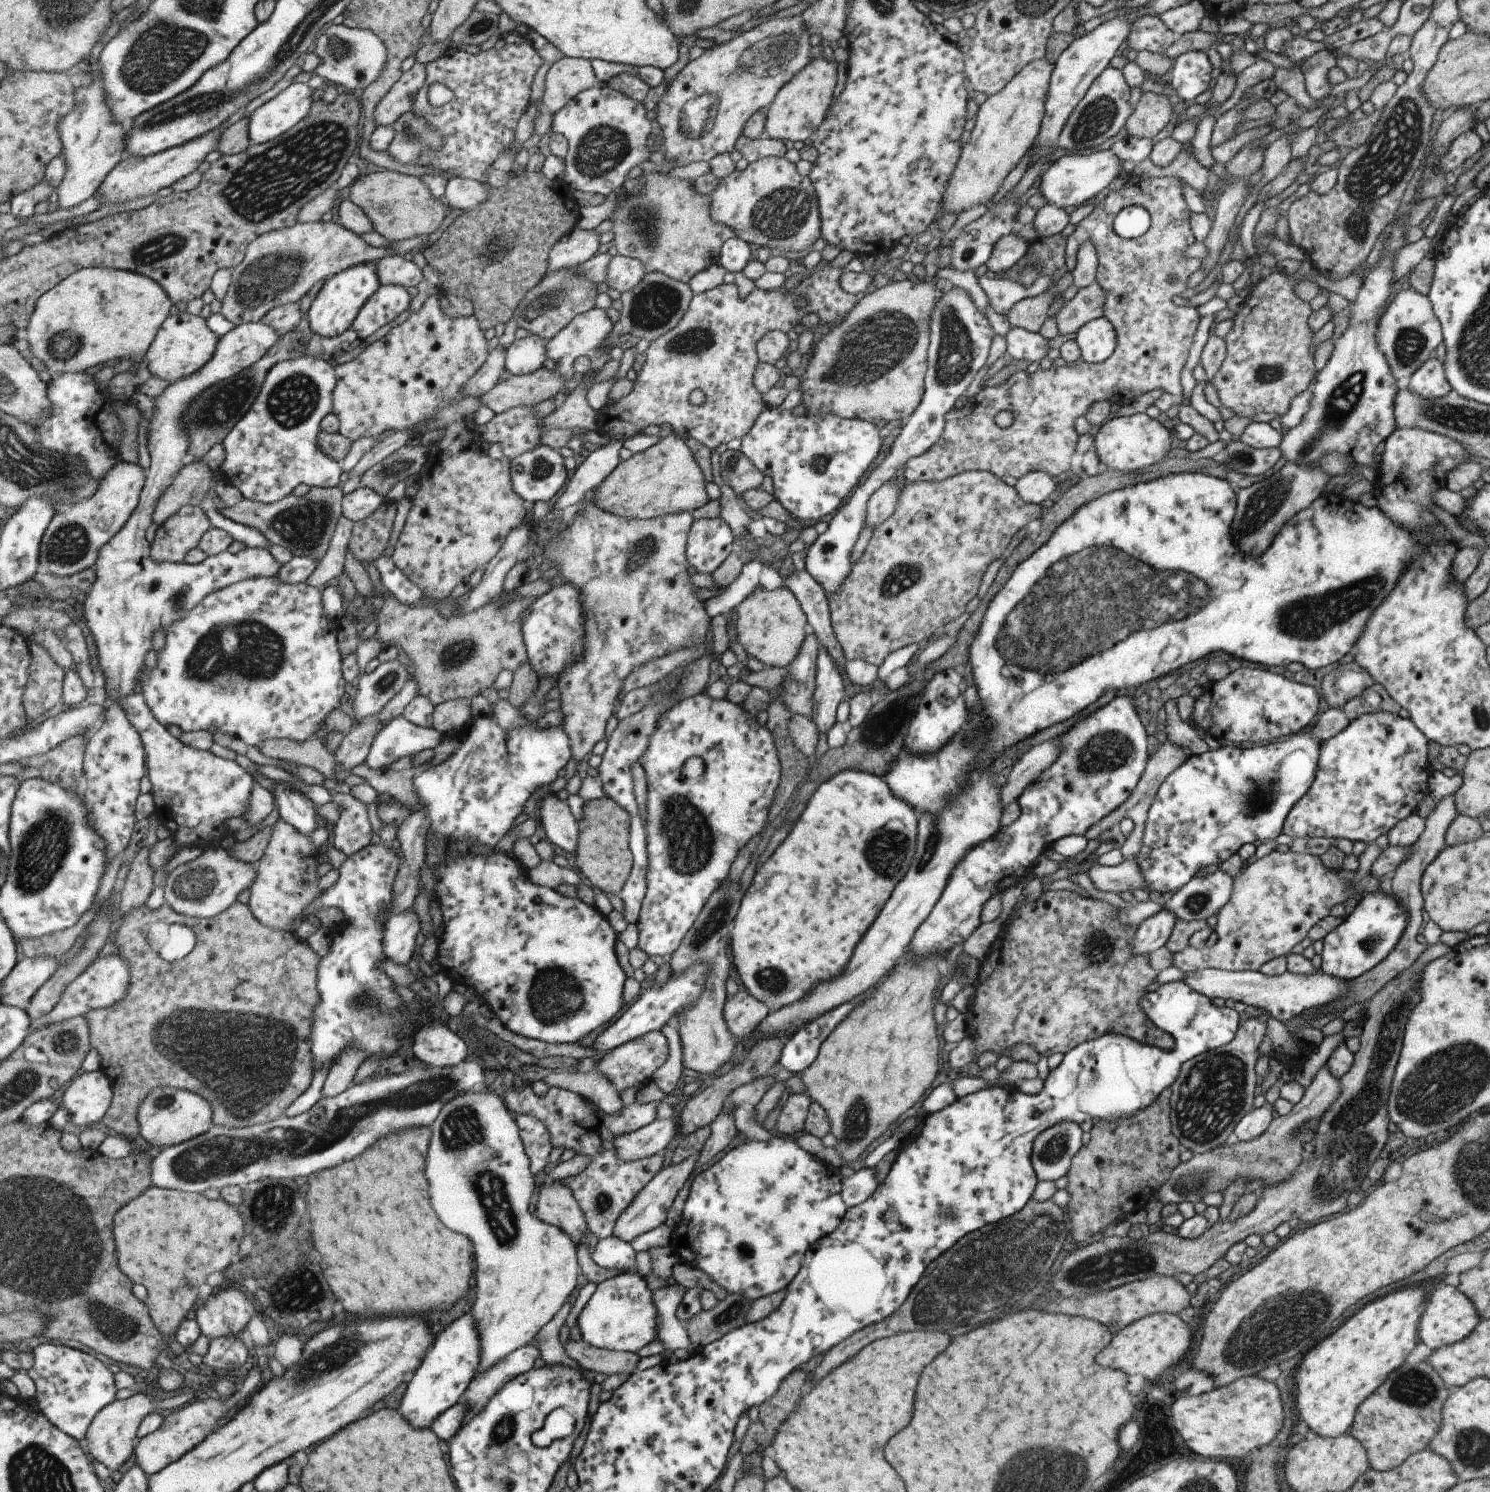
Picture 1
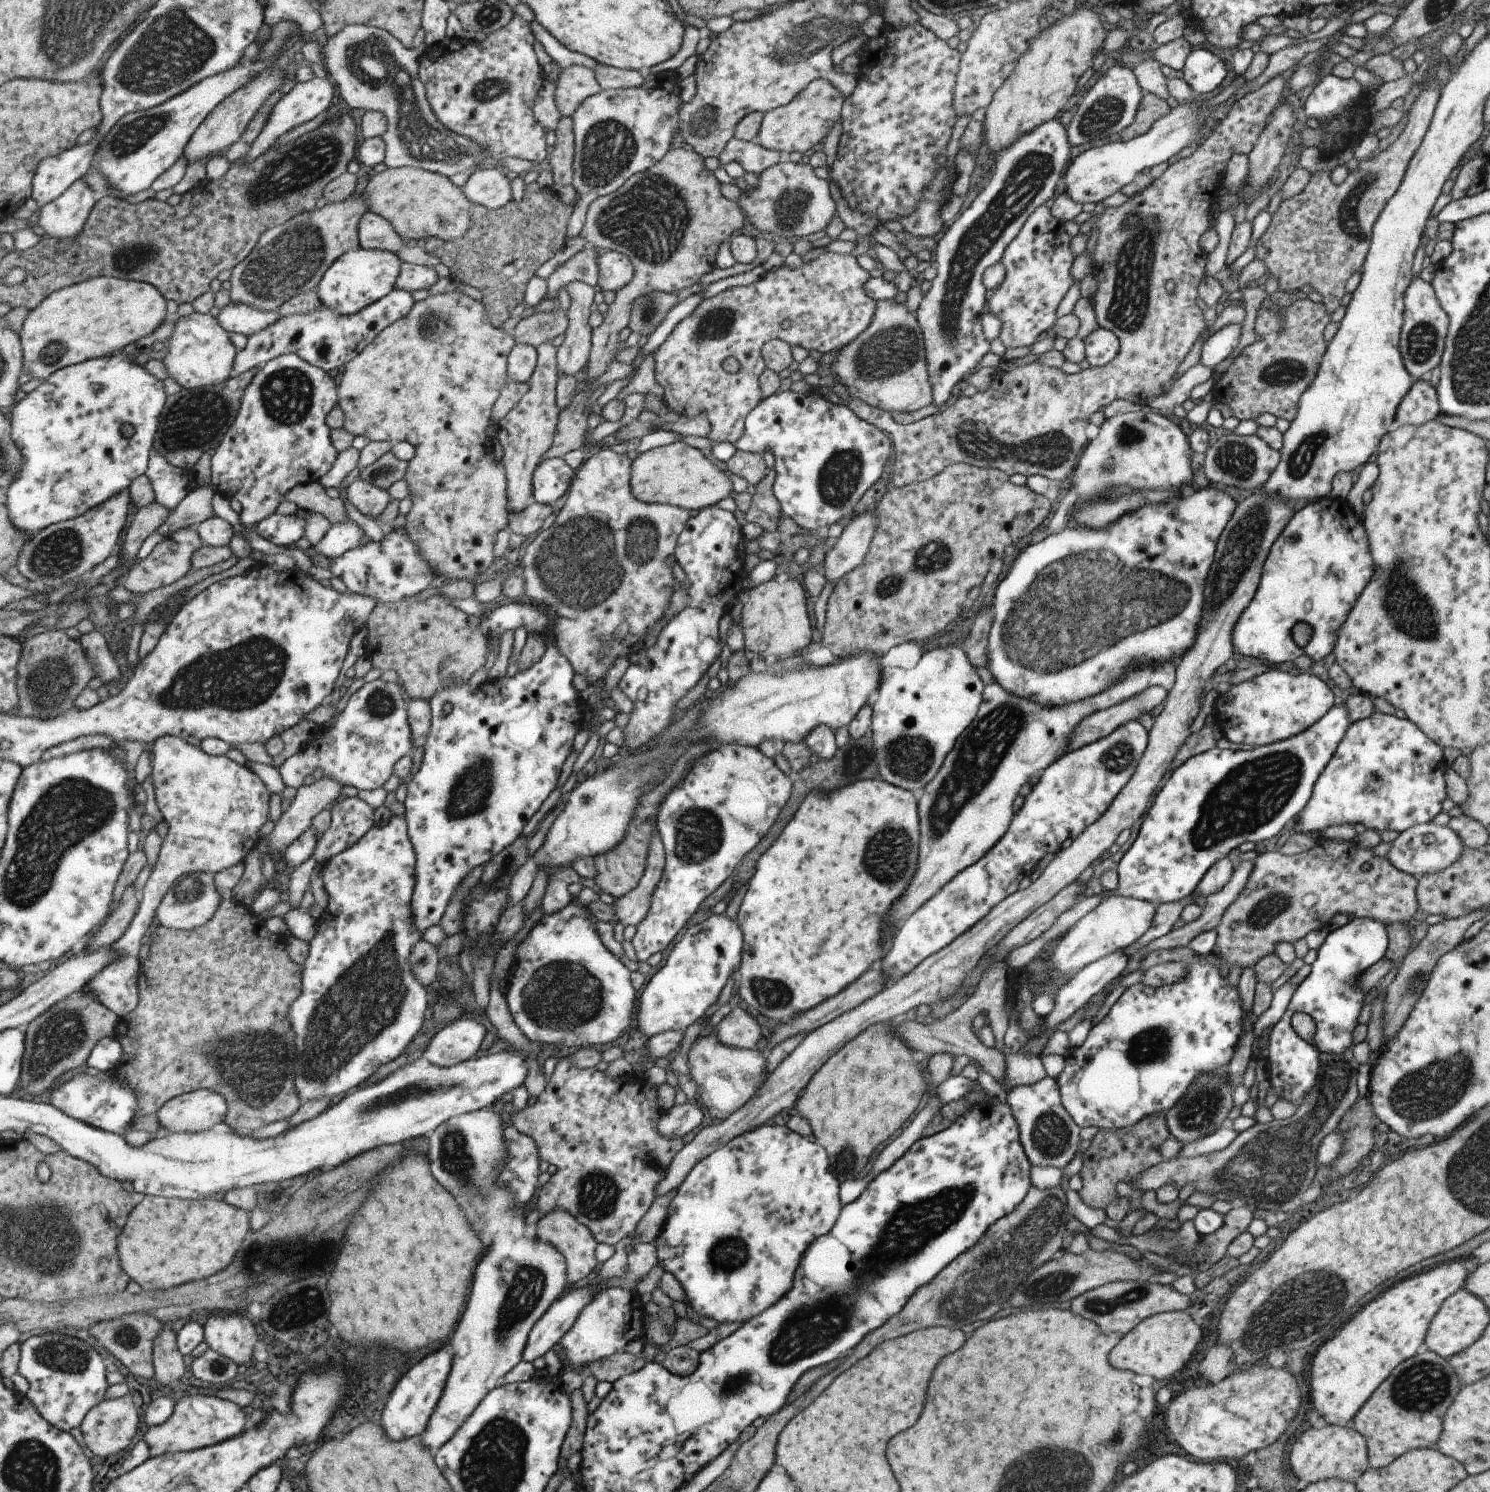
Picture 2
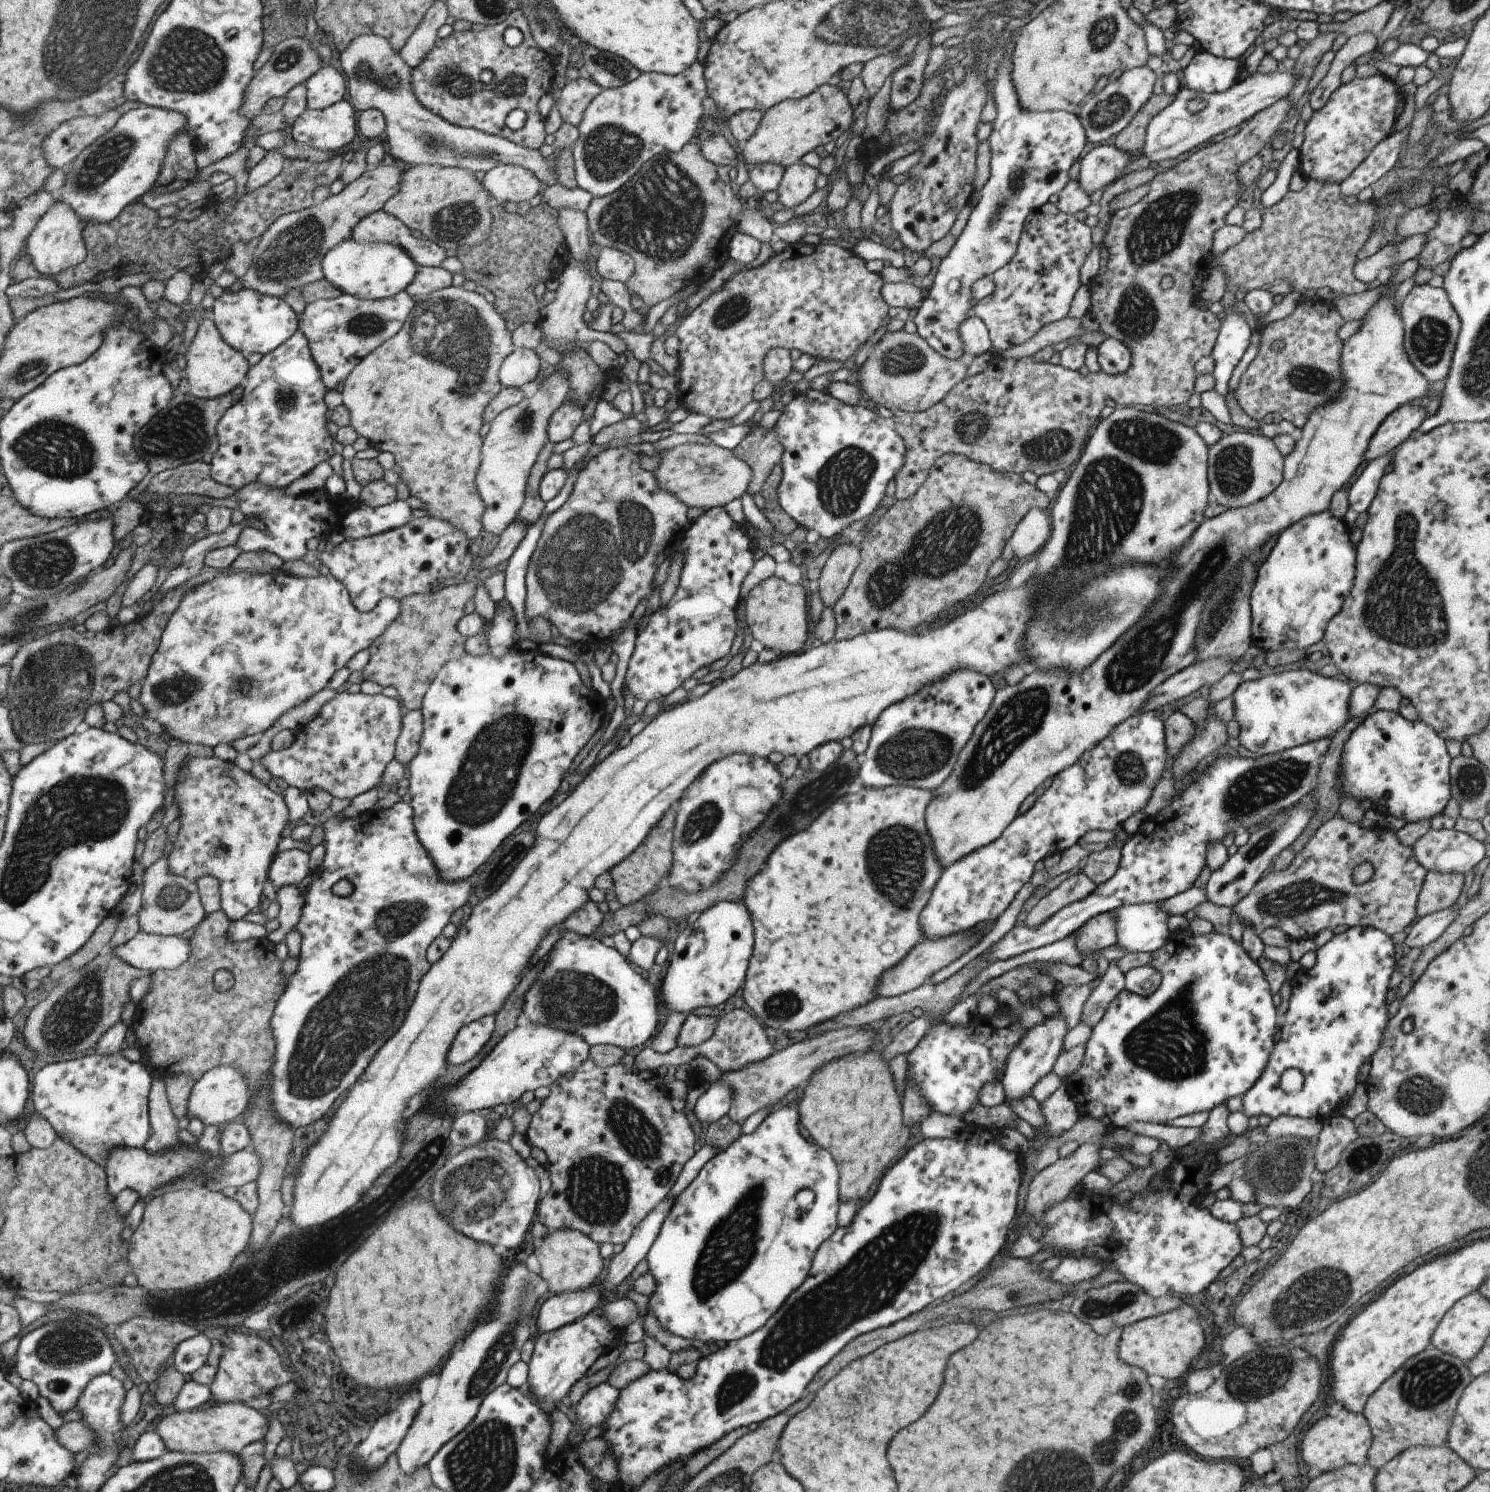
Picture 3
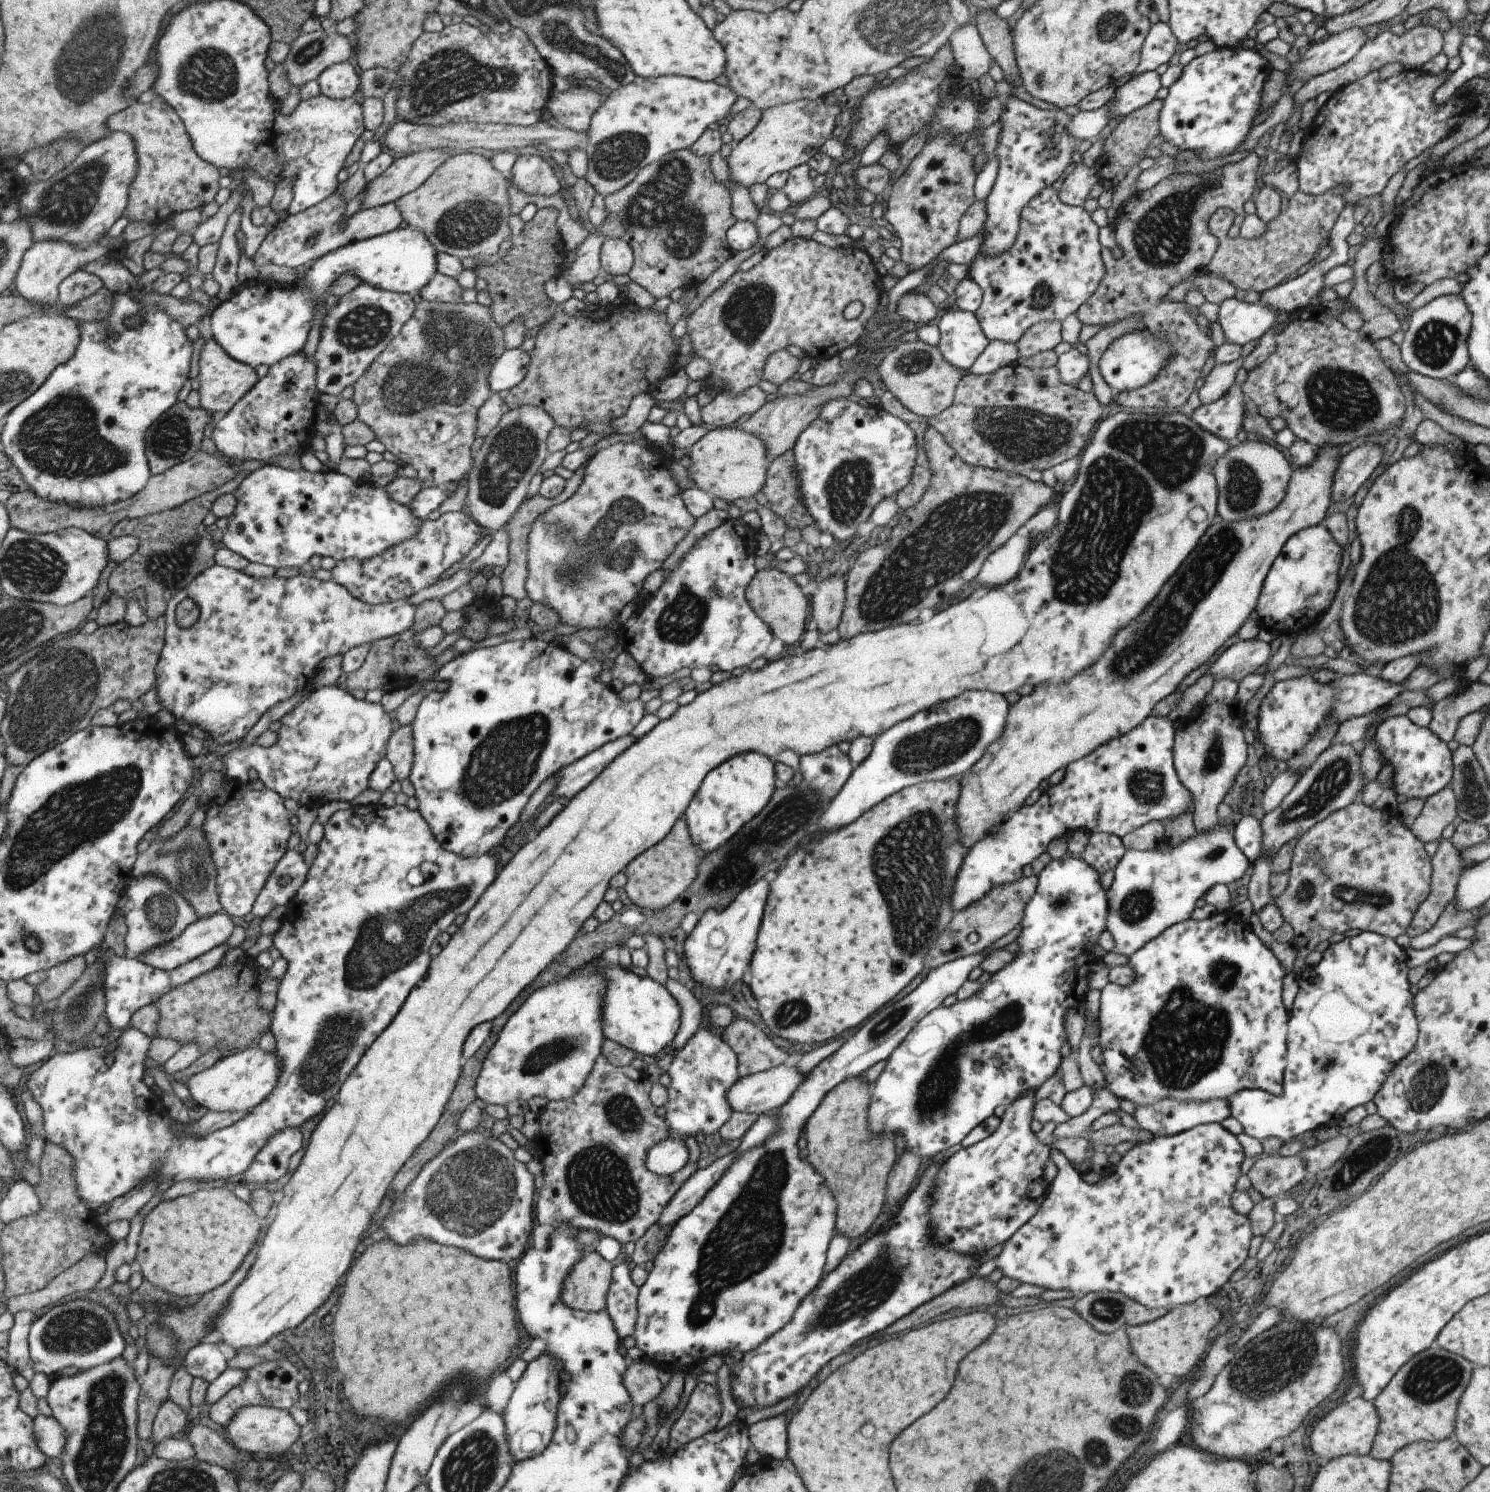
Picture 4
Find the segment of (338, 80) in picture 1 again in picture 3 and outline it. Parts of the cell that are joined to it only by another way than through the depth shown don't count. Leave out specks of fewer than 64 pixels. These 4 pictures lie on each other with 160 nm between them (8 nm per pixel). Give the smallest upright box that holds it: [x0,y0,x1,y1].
[338,33,557,186]

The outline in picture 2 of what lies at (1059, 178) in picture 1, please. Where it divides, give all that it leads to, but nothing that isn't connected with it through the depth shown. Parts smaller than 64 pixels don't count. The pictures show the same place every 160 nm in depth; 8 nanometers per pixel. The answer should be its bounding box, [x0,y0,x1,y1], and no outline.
[1062,101,1220,205]

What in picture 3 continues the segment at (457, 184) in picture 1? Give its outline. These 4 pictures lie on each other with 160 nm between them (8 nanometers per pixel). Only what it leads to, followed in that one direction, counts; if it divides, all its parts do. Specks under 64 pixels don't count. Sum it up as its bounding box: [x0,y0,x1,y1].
[481,165,541,204]

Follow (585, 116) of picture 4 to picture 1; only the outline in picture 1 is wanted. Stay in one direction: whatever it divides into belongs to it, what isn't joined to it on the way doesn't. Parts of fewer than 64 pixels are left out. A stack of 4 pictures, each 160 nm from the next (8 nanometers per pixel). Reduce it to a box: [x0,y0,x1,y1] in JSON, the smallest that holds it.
[542,57,597,114]

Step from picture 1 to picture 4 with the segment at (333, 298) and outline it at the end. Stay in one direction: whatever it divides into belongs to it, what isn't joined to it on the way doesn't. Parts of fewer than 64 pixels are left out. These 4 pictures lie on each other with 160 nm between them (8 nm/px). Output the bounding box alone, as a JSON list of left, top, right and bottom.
[304,226,437,298]

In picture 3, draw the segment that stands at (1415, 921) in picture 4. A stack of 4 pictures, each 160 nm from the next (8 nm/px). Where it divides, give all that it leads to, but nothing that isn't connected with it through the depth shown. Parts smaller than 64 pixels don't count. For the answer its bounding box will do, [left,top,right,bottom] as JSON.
[1416,871,1463,915]

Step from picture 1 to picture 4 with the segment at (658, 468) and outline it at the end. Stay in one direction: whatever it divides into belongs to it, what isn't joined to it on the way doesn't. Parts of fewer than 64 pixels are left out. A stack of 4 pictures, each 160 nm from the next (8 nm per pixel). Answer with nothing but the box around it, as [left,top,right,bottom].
[684,424,769,502]

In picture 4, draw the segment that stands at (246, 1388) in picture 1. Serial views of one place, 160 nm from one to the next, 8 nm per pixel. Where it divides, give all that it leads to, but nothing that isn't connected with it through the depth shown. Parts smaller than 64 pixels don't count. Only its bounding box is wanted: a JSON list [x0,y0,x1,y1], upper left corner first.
[222,1405,301,1456]

